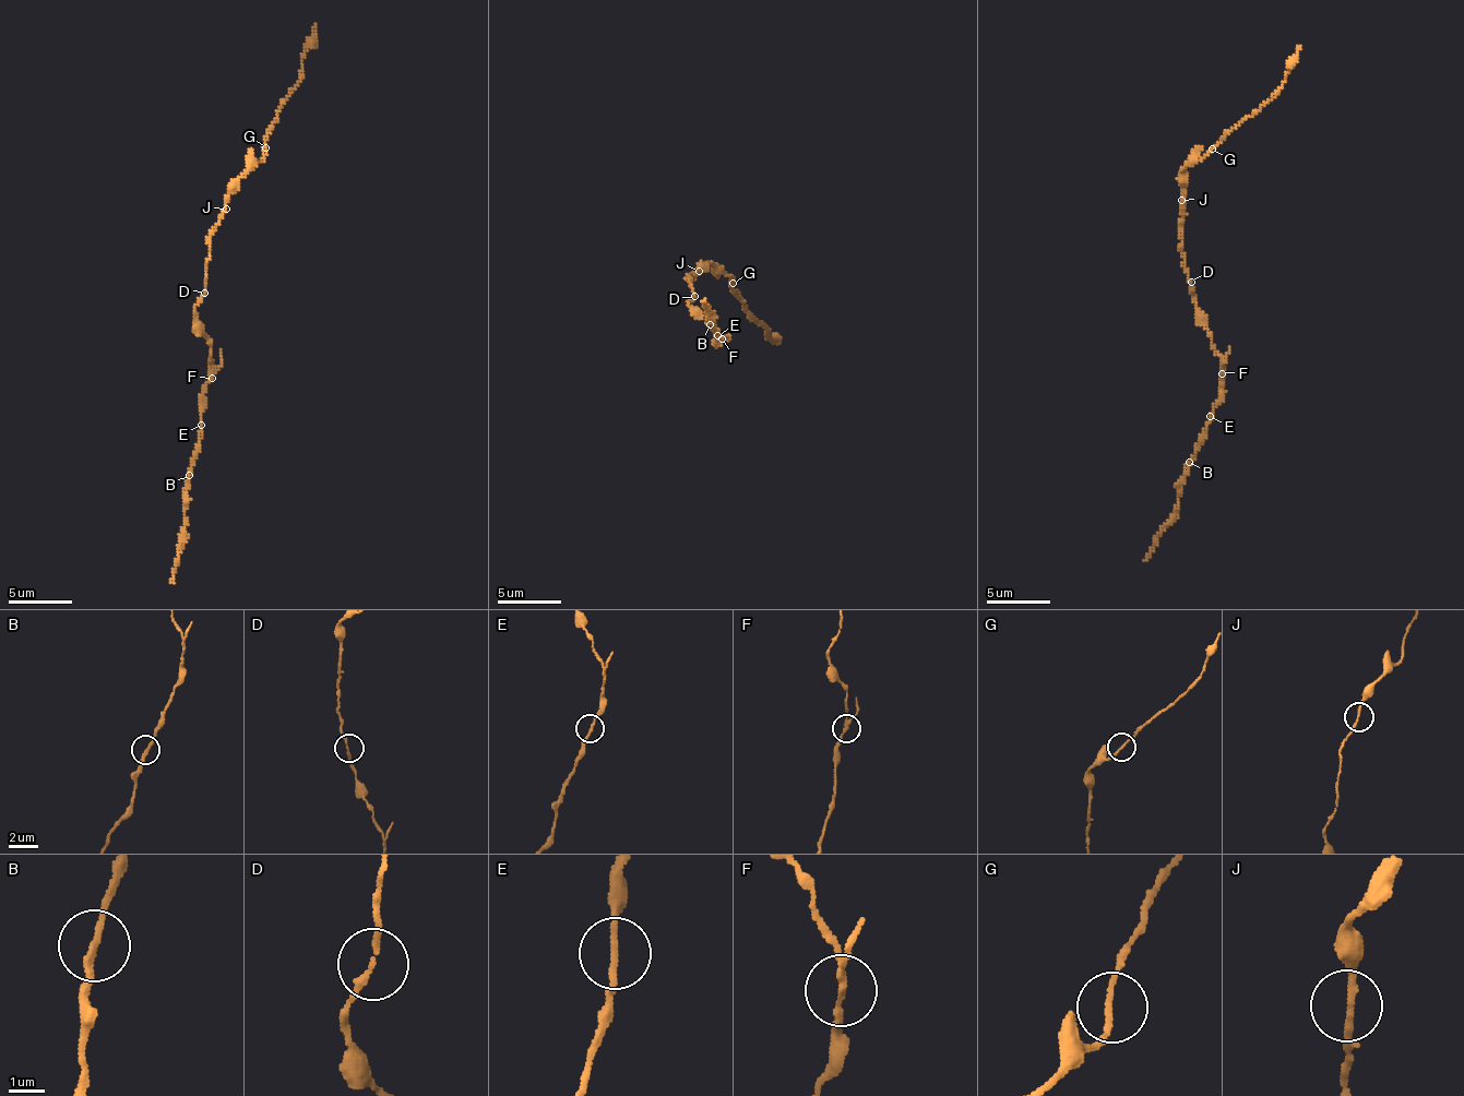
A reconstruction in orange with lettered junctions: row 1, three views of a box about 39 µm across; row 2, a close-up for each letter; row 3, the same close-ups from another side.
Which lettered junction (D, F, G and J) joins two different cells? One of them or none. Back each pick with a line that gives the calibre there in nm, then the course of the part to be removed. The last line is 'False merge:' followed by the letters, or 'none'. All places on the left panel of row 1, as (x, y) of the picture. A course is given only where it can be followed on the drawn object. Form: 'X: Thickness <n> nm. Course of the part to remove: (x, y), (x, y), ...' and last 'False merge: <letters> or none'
F: Thickness 140 nm. Course of the part to remove: (212, 379), (183, 501), (185, 534), (174, 583)
False merge: F

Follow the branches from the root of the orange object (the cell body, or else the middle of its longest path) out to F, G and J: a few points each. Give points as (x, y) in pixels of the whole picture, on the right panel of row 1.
F: (1188, 282), (1195, 296), (1197, 322), (1207, 332), (1212, 348), (1222, 358), (1222, 374)
G: (1188, 282), (1181, 250), (1185, 170), (1212, 149)
J: (1188, 282), (1181, 250), (1181, 200)

